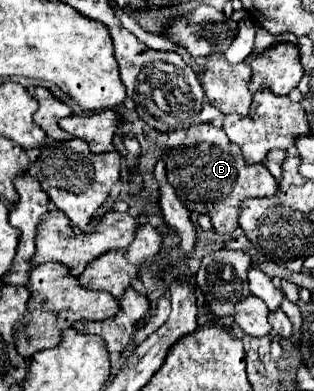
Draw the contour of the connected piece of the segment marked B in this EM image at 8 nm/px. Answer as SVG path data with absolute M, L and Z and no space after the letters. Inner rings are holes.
M197 124L187 130L181 146L167 152L167 178L177 190L185 208L195 214L207 214L219 236L231 236L239 228L241 202L247 198L269 198L279 194L279 184L267 166L247 166L241 148L227 140L223 128L213 124Z

